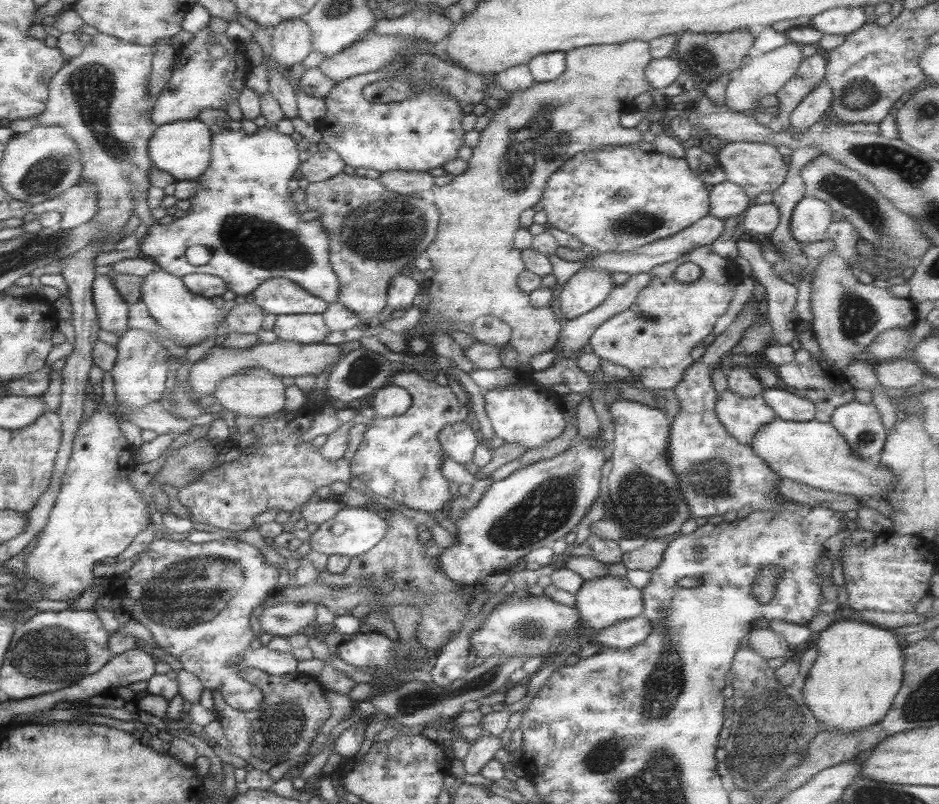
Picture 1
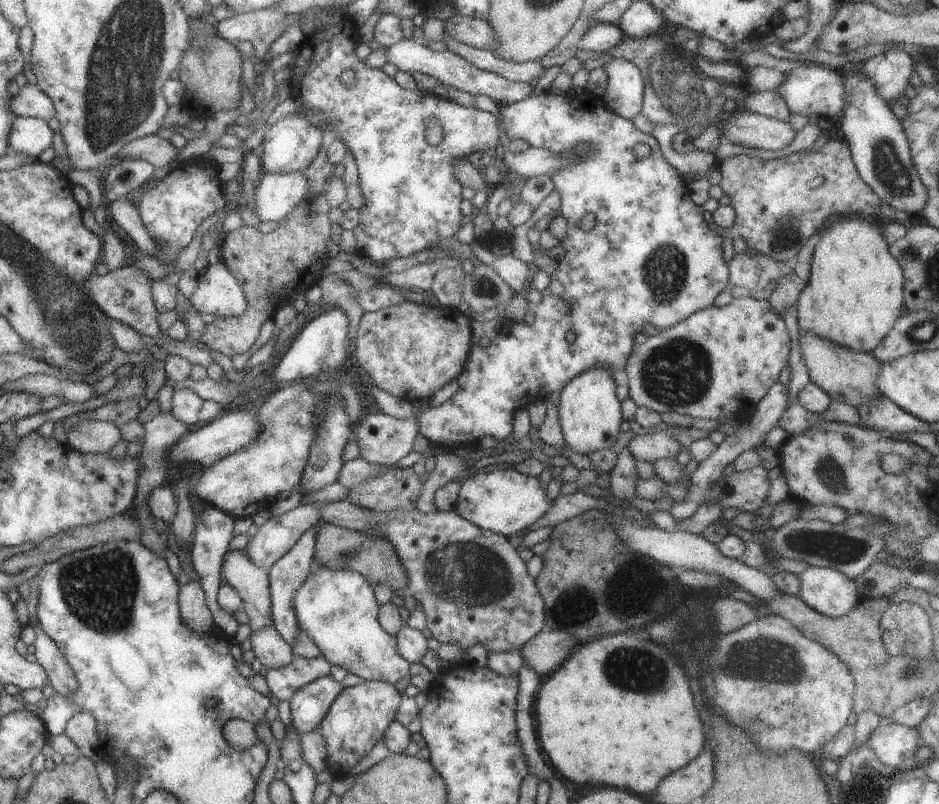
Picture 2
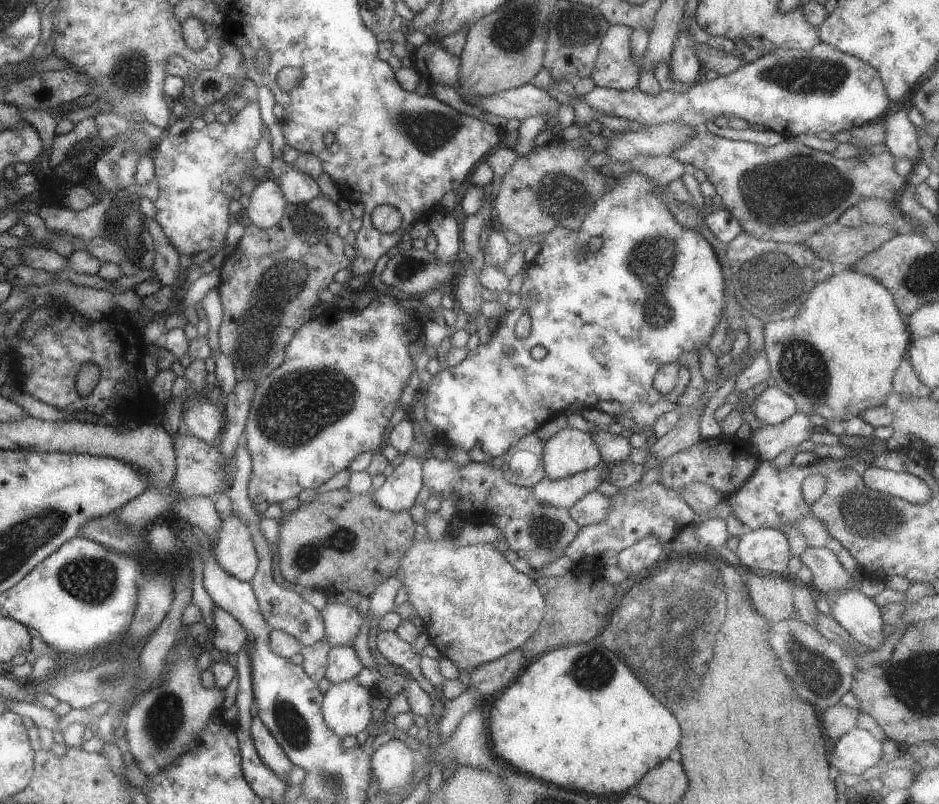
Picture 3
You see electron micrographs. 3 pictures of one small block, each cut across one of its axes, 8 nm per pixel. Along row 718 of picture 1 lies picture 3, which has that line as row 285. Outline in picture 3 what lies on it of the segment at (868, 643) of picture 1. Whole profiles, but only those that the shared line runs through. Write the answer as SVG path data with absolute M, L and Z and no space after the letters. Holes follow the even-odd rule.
M844 268L839 273L834 273L824 282L816 284L816 286L806 295L805 301L801 304L796 314L793 314L788 319L772 321L764 323L763 335L765 340L764 352L769 362L771 376L774 377L776 384L790 396L797 404L797 410L800 413L810 416L810 414L821 419L822 421L847 421L854 417L860 417L862 412L871 408L876 408L890 402L893 396L893 378L900 366L902 360L905 359L907 348L912 338L909 336L907 324L904 322L904 317L899 312L897 304L894 302L893 296L884 288L881 282L878 282L871 276L852 271L851 268Z

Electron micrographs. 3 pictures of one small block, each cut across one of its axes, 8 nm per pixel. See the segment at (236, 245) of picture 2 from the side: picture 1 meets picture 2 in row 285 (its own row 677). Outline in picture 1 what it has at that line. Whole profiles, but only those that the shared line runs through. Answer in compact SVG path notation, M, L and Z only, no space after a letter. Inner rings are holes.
M246 668L240 671L240 676L262 689L262 704L256 710L236 710L224 702L220 691L212 691L213 708L222 723L233 756L246 760L256 770L266 772L272 766L306 752L317 737L317 730L332 712L324 686L310 674L298 671L275 677L256 668Z

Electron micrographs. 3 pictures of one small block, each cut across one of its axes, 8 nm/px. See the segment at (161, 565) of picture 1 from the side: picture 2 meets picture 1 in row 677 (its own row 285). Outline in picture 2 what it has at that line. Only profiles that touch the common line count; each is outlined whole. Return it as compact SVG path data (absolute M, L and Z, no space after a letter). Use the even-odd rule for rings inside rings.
M221 260L199 272L198 288L189 302L198 312L212 313L218 317L242 316L248 308L242 282L236 280Z

